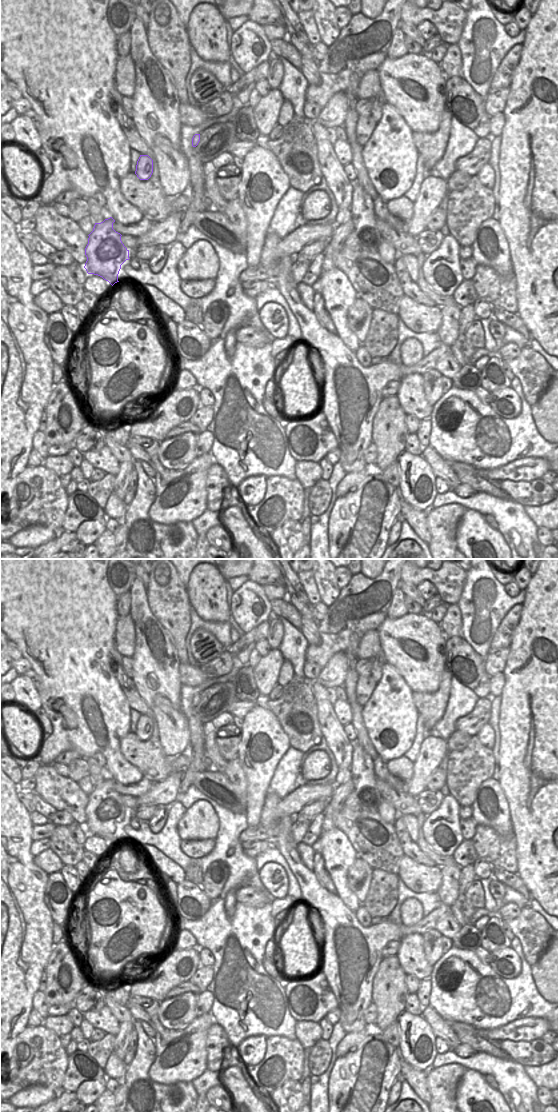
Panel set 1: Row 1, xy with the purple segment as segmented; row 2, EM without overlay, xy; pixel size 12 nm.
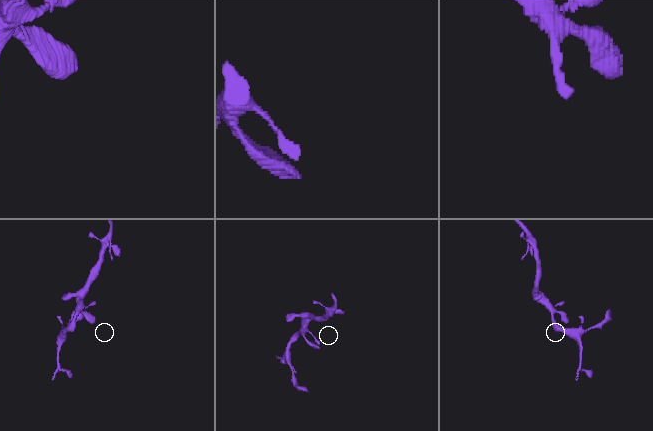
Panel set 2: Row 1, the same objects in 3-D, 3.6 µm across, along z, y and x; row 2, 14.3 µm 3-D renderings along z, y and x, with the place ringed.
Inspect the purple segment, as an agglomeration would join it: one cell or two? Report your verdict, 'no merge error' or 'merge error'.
no merge error

